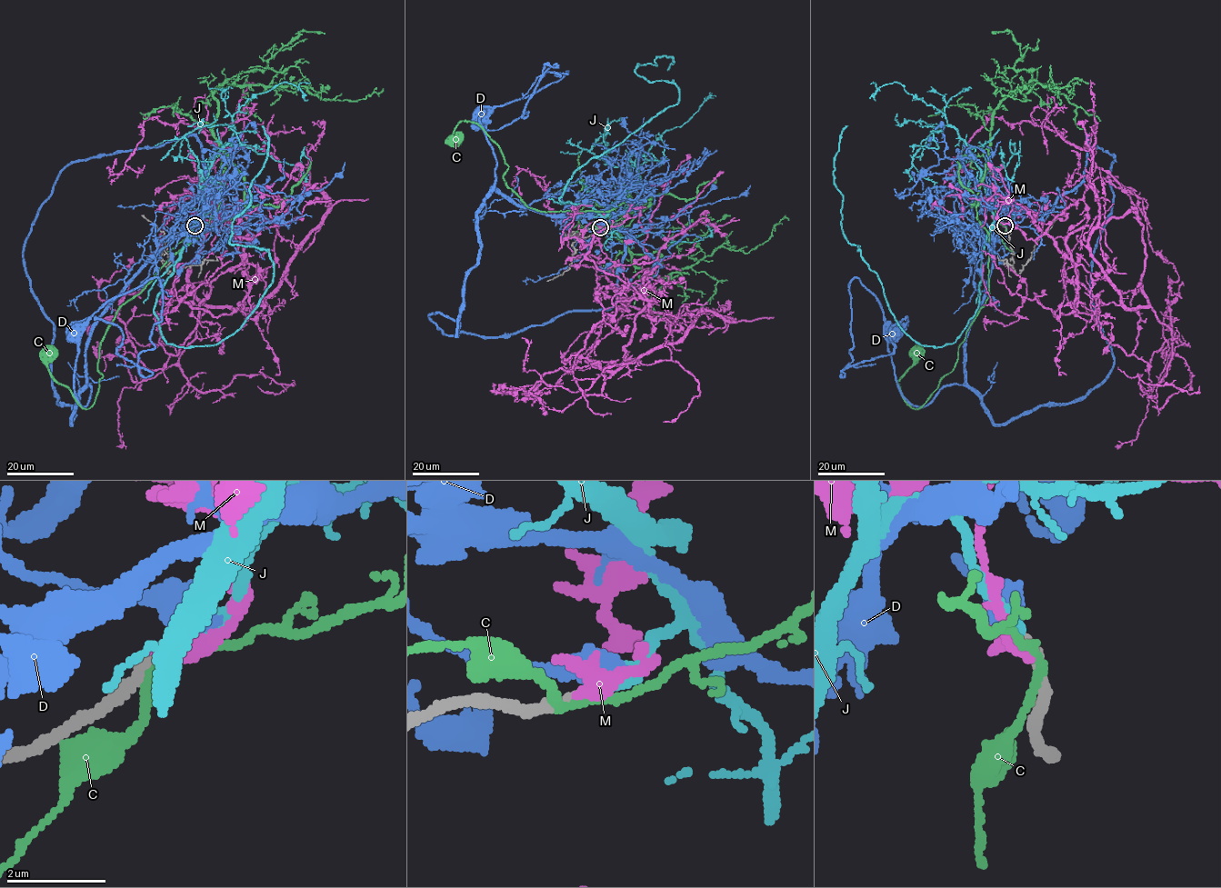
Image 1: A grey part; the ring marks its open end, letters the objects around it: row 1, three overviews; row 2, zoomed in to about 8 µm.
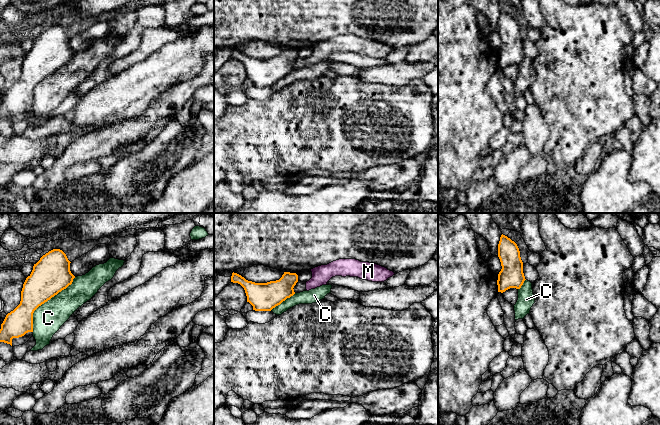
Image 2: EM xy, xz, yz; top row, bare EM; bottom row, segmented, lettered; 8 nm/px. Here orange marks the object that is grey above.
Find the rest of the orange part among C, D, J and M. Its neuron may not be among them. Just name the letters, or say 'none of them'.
J

